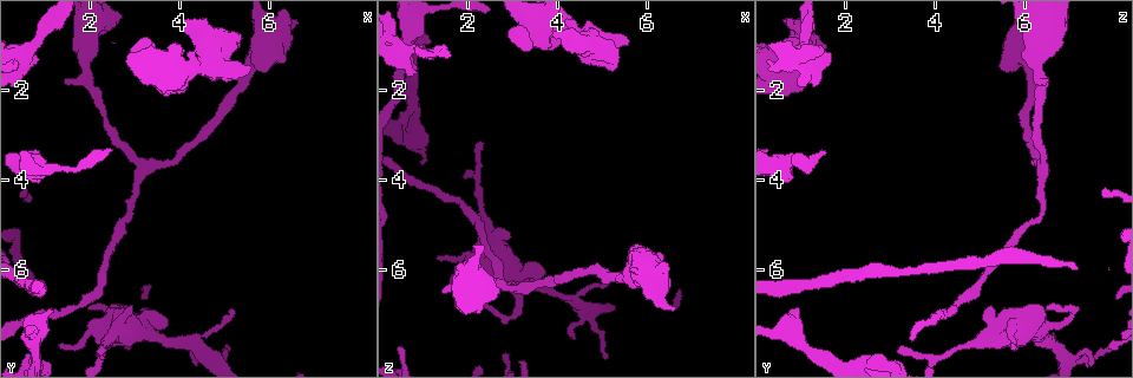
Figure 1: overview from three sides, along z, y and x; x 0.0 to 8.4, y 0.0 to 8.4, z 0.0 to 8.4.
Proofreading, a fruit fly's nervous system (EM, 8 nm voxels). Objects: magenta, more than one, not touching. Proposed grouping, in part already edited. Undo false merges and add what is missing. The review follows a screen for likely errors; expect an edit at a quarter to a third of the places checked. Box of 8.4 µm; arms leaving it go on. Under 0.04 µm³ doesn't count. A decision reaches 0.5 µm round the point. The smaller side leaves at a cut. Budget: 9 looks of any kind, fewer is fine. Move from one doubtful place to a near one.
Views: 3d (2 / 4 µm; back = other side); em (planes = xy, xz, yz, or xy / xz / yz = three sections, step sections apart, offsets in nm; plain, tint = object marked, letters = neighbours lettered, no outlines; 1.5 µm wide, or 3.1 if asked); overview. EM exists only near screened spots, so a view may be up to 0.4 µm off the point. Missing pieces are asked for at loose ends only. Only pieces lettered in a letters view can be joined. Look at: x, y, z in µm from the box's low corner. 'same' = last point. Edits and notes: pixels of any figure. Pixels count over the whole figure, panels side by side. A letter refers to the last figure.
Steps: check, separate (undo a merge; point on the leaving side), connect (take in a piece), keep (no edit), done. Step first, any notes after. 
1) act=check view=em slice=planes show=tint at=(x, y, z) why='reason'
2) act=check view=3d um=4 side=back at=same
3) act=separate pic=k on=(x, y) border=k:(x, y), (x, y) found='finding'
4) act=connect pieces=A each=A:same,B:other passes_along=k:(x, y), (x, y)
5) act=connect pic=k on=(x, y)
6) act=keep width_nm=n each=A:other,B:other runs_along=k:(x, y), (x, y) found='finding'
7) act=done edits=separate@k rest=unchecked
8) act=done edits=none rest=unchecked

act=check view=3d um=2 side=back at=(2.00, 6.90, 6.55) why='free end'

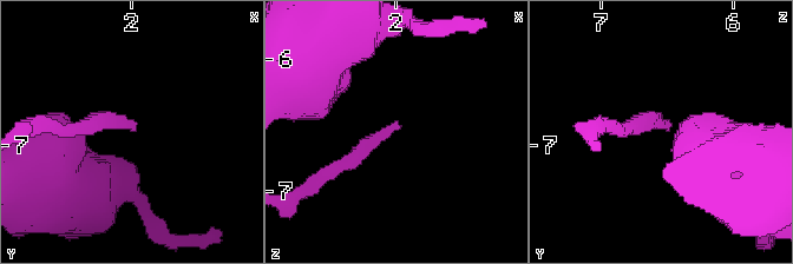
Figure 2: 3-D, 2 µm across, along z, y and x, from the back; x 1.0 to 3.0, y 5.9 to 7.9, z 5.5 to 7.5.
act=check view=em slice=planes show=plain at=(2.00, 6.88, 6.50) why='need the tissue'

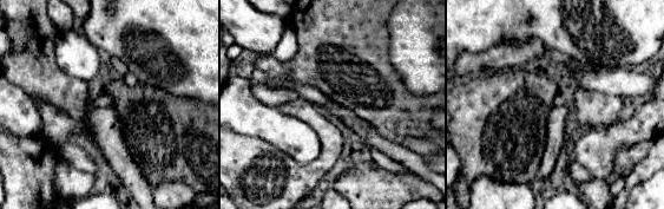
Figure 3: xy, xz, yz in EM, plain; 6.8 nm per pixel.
act=check view=em slice=planes show=letters at=same why='what lies round it'

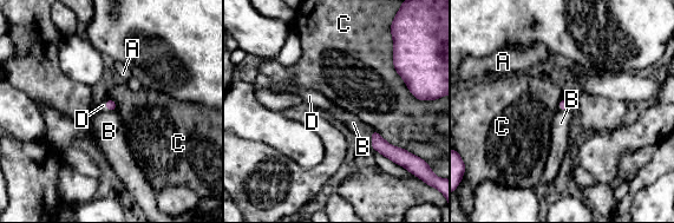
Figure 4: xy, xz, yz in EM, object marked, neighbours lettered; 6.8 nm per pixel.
act=connect pieces=D width_nm=70 each=A:other,B:other,C:other,D:same passes_along=4:(111, 105), (106, 105), (98, 107) found='it goes on there'

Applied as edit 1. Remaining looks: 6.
act=check view=3d um=2 at=(0.85, 3.35, 1.45) why='free end'

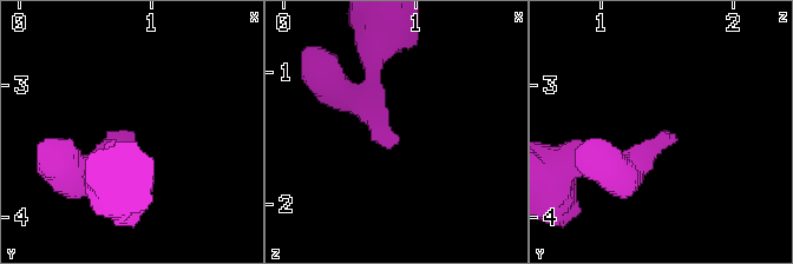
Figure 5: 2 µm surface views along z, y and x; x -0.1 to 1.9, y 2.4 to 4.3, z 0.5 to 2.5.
act=check view=em slice=planes show=letters at=(0.88, 3.38, 1.50)

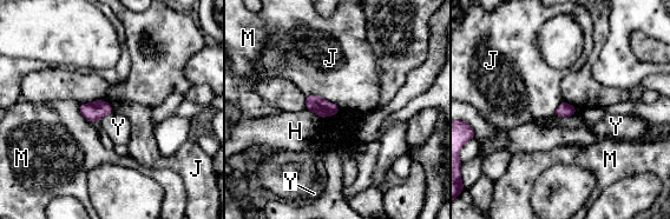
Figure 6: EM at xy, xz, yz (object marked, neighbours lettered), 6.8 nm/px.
act=keep width_nm=100 longest_contact=J:260nm each=H:other,J:other,M:other,Y:other found='none of them fits'

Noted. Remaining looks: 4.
act=check view=3d um=2 side=back at=(5.60, 1.50, 0.95) why='an open end'

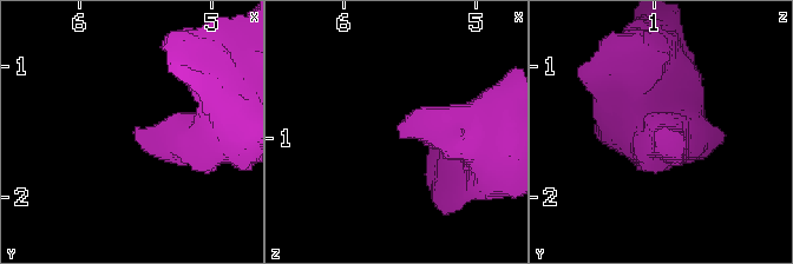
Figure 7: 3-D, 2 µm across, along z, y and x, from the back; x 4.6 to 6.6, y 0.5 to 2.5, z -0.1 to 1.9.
act=check view=em slice=xy step=8 show=letters at=(5.60, 1.50, 0.92)

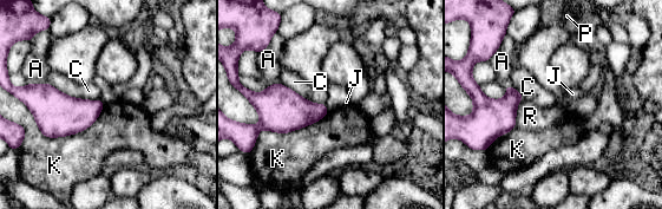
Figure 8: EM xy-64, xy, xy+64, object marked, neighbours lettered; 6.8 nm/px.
act=check view=em slice=planes show=letters at=same

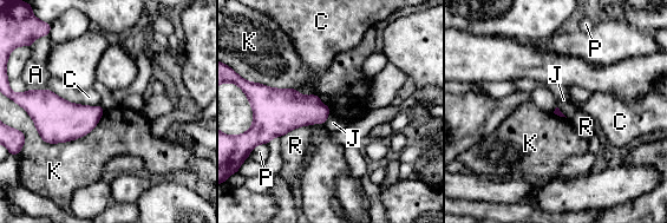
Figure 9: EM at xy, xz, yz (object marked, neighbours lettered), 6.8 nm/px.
act=keep each=A:other,C:other,J:other,K:other,P:other,R:other border=9:(104, 111), (83, 136), (41, 139) found='no lettered piece goes on from it'

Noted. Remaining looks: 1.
act=done edits=connect@4 rest=unchecked

